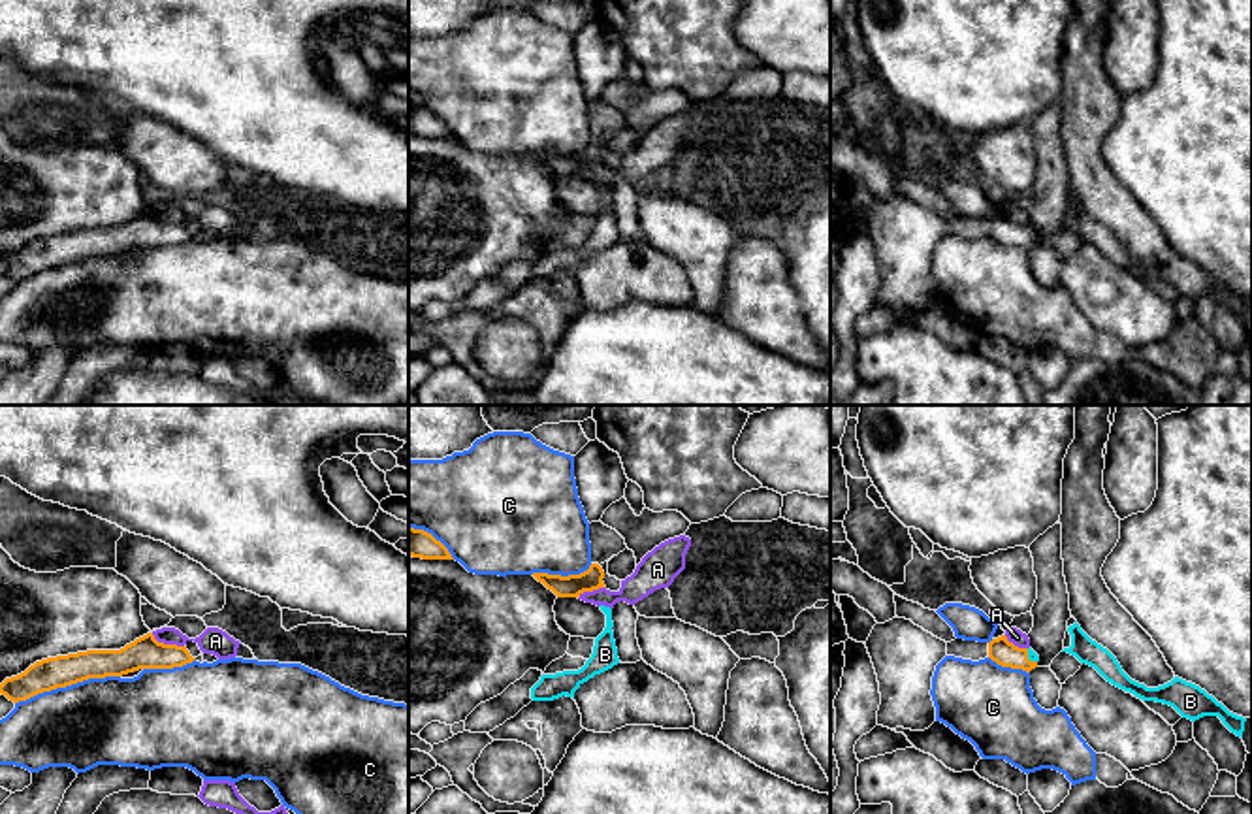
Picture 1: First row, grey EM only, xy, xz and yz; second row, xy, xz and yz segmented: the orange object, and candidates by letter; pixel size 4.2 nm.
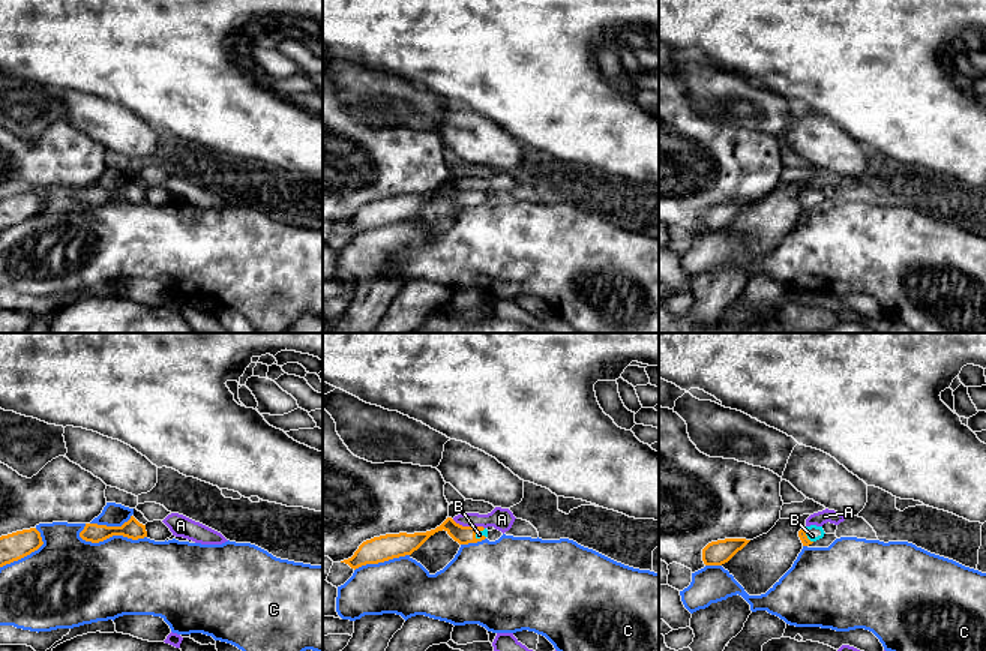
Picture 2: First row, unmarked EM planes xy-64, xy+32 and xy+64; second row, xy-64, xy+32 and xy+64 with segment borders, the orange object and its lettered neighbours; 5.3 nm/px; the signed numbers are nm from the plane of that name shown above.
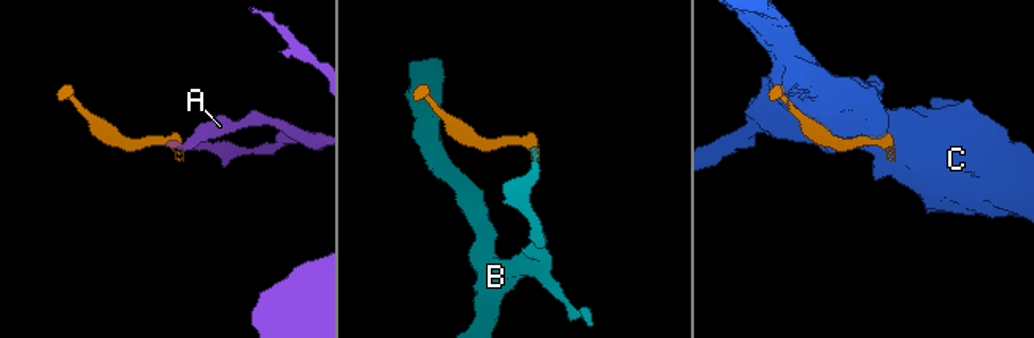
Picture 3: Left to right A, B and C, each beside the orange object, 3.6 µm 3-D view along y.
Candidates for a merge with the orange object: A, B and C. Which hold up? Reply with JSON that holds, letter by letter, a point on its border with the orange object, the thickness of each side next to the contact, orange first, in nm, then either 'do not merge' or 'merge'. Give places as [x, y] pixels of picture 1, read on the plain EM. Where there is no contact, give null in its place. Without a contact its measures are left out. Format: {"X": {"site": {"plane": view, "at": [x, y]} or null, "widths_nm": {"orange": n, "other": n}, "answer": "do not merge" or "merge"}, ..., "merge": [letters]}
{"A": {"site": {"plane": "xy", "at": [168, 223]}, "widths_nm": {"orange": 140, "other": 120}, "answer": "do not merge"}, "B": {"site": {"plane": "yz", "at": [1027, 236]}, "widths_nm": {"orange": 110, "other": 50}, "answer": "merge"}, "C": {"site": {"plane": "xy", "at": [66, 262]}, "widths_nm": {"orange": 140, "other": 380}, "answer": "do not merge"}, "merge": ["B"]}

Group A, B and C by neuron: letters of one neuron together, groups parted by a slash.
A / B / C

